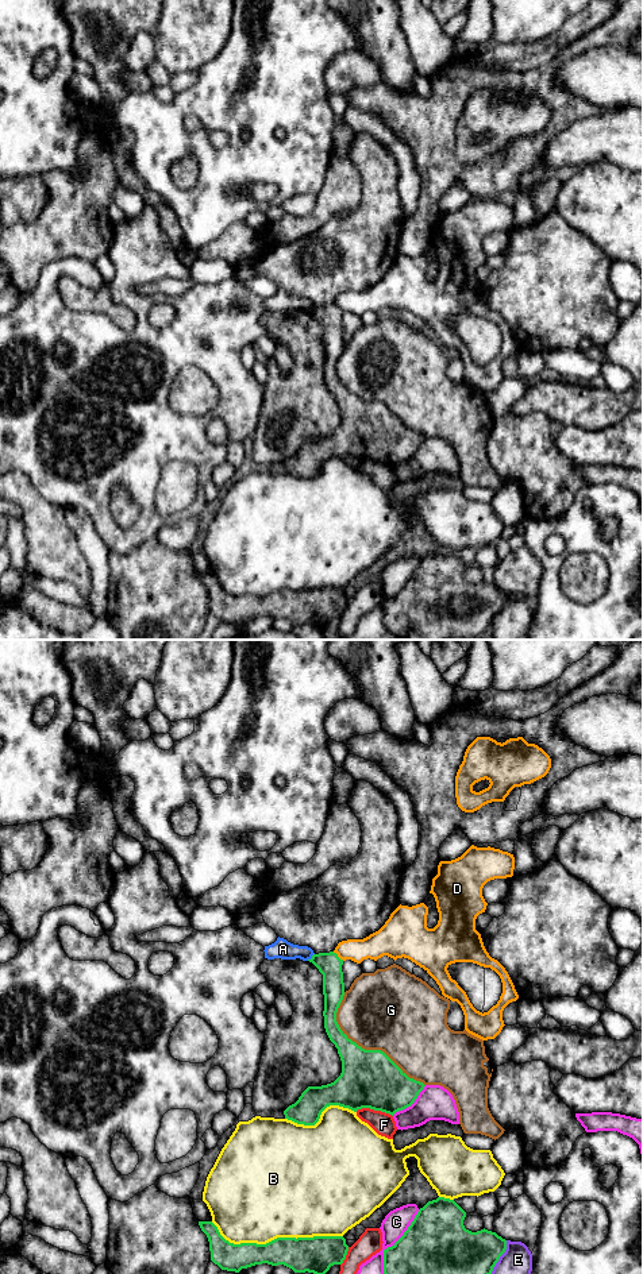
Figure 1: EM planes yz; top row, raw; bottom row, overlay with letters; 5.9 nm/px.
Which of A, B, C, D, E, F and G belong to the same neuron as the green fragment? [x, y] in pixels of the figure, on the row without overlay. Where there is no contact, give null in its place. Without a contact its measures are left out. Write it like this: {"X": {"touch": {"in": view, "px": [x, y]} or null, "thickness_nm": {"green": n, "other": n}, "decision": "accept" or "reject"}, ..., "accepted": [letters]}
{"A": {"touch": {"in": "yz", "px": [312, 309]}, "thickness_nm": {"green": 140, "other": 120}, "decision": "reject"}, "B": {"touch": {"in": "yz", "px": [276, 591]}, "thickness_nm": {"green": 220, "other": 480}, "decision": "reject"}, "C": {"touch": {"in": "yz", "px": [392, 598]}, "thickness_nm": {"green": 480, "other": 160}, "decision": "reject"}, "D": {"touch": {"in": "yz", "px": [337, 308]}, "thickness_nm": {"green": 140, "other": 150}, "decision": "reject"}, "E": {"touch": {"in": "yz", "px": [500, 607]}, "thickness_nm": {"green": 380, "other": 220}, "decision": "reject"}, "F": {"touch": {"in": "yz", "px": [374, 462]}, "thickness_nm": {"green": 340, "other": 140}, "decision": "reject"}, "G": {"touch": {"in": "yz", "px": [364, 401]}, "thickness_nm": {"green": 340, "other": 460}, "decision": "reject"}, "accepted": []}

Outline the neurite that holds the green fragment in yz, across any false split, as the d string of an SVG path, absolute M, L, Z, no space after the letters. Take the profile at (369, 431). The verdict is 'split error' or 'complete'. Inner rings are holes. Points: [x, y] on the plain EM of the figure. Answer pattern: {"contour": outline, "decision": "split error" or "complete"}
{"contour": "M330 304L313 306L308 313L323 327L324 381L338 401L342 425L331 436L308 439L299 452L284 463L285 471L315 478L330 458L354 464L370 460L392 468L411 459L426 437L409 431L384 404L358 398L336 374L336 364L344 348L343 312Z", "decision": "complete"}

